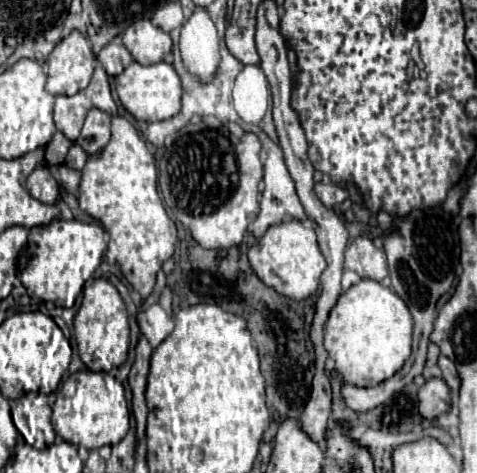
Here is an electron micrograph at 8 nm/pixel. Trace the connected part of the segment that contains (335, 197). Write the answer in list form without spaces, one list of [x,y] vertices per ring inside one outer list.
[[[316,183],[314,193],[322,201],[322,205],[328,207],[328,209],[340,205],[348,197],[348,191],[344,187],[340,187],[340,185],[336,185],[336,183]]]

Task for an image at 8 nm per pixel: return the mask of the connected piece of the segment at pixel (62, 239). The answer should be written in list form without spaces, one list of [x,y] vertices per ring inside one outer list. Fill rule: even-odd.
[[[54,219],[44,227],[32,227],[28,233],[28,245],[18,259],[18,277],[28,295],[40,301],[52,301],[58,307],[72,307],[82,293],[84,283],[102,263],[108,247],[106,233],[100,225],[82,221]]]

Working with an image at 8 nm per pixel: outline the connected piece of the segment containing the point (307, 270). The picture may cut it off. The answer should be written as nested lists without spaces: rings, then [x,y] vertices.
[[[292,219],[288,223],[272,225],[264,237],[250,247],[248,251],[250,265],[254,273],[272,289],[276,289],[280,295],[288,299],[302,301],[318,291],[320,287],[320,275],[326,269],[326,259],[322,257],[316,241],[316,233],[310,225]]]

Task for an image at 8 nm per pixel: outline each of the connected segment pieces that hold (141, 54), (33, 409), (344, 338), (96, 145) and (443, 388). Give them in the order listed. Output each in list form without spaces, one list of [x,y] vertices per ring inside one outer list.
[[[150,19],[136,21],[122,33],[122,43],[140,65],[152,65],[164,61],[172,51],[172,39],[160,27],[154,27]]]
[[[38,391],[22,393],[22,397],[8,399],[10,417],[18,429],[18,443],[28,443],[42,450],[55,441],[56,433],[51,423],[52,408],[48,395]]]
[[[362,279],[342,293],[324,329],[324,347],[336,363],[336,373],[356,387],[374,387],[390,379],[410,357],[412,317],[406,303],[374,279]]]
[[[90,109],[76,143],[86,151],[86,155],[94,155],[110,141],[110,115],[100,109]]]
[[[428,379],[418,391],[418,401],[422,417],[436,419],[450,409],[450,387],[442,379]]]

